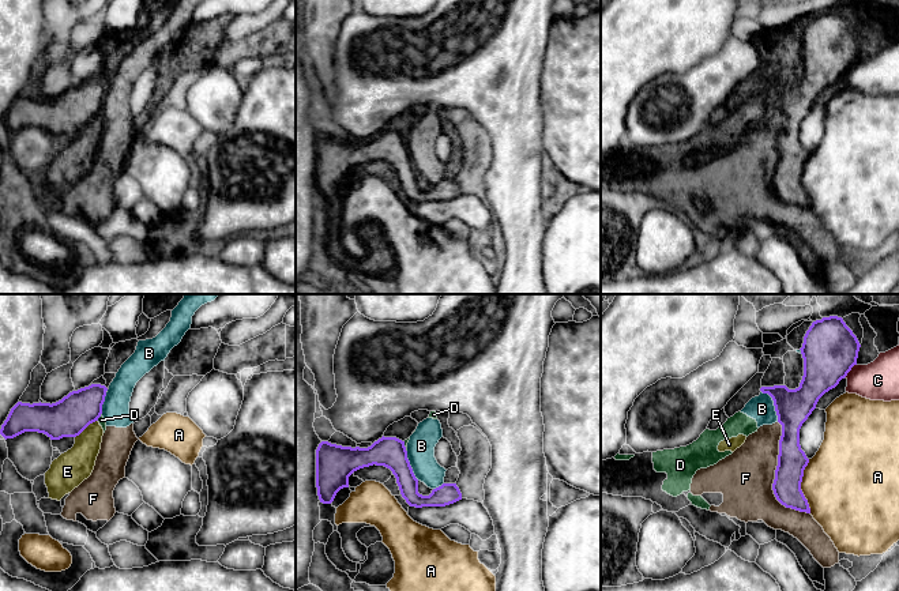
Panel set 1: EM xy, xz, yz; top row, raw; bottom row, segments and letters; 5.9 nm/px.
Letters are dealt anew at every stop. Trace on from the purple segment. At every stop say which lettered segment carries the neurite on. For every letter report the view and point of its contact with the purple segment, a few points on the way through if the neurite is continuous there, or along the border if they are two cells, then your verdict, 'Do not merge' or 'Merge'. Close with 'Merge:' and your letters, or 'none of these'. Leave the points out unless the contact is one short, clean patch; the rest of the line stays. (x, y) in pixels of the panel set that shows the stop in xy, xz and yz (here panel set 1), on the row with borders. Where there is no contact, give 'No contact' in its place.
A: Touches purple at yz (800, 486). Do not merge
B: Touches purple at yz (774, 405). Do not merge
C: Touches purple at yz (850, 369). Do not merge
D: Touches purple at xz (405, 447). Boundary: xz (403, 441), (406, 451). Do not merge
E: Touches purple at xy (86, 426). Do not merge
F: Touches purple at yz (775, 477). Do not merge
Merge: none of these

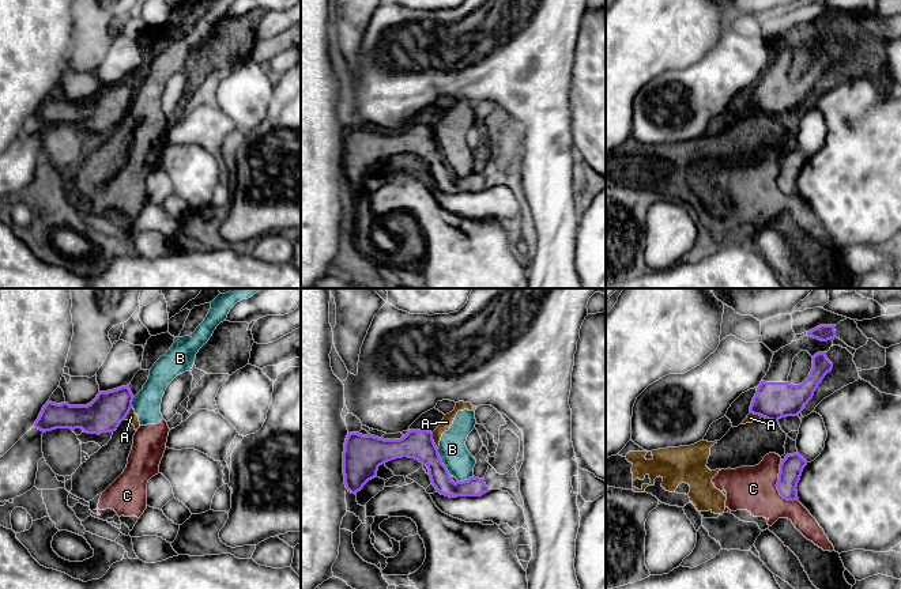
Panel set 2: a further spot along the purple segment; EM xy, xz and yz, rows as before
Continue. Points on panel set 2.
A: Touches purple at xz (433, 441). Boundary: xz (432, 433), (432, 440), (437, 449). Do not merge
B: Touches purple at xz (441, 463). Do not merge
C: Touches purple at yz (776, 484). Do not merge
Merge: none of these

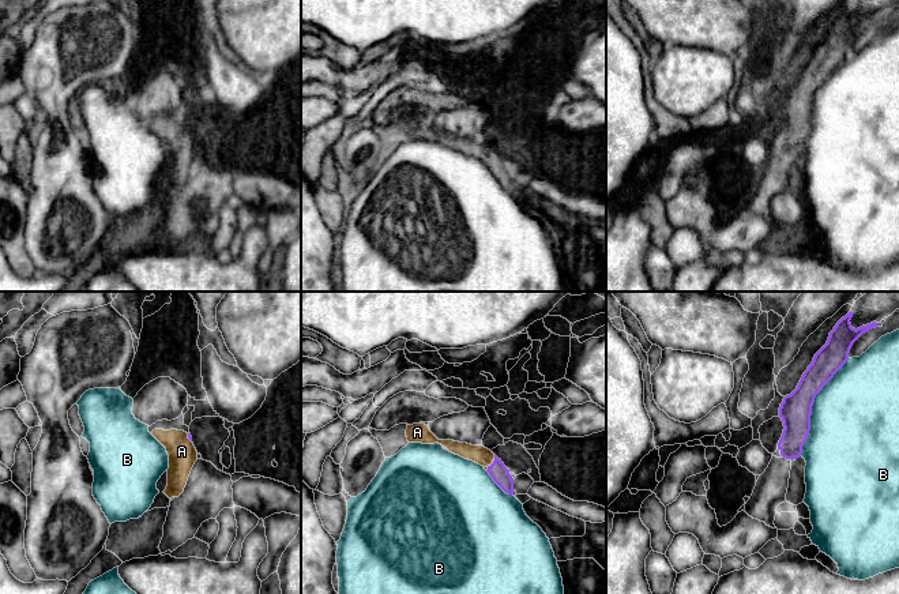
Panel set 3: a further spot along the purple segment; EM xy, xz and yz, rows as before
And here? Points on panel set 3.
A: Touches purple at xz (493, 462). Path across: xz (500, 474), (493, 462), (478, 454). Merge
B: Touches purple at yz (811, 408). Do not merge
Merge: A

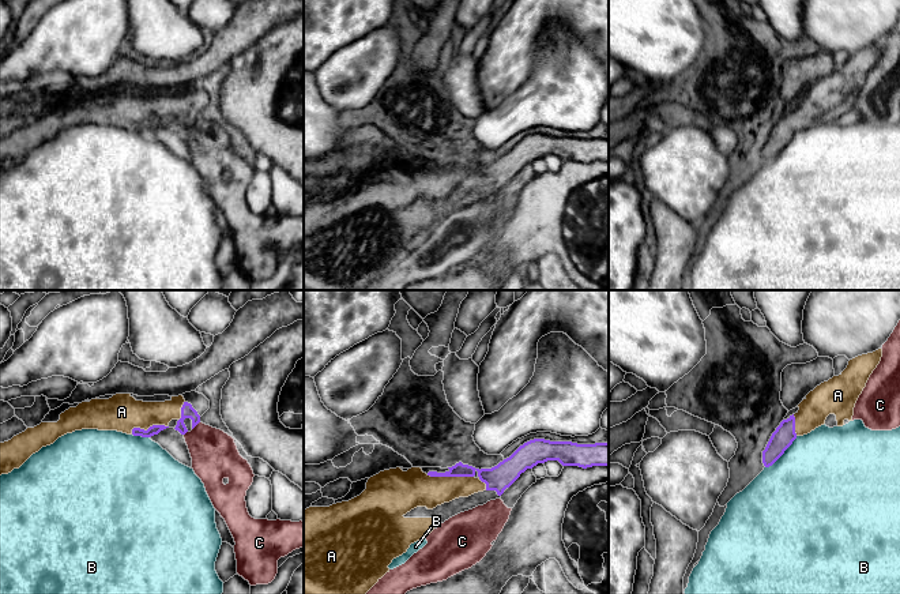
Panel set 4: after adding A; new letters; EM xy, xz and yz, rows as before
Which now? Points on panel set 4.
A: Touches purple at xz (450, 476). Merge
B: Touches purple at yz (782, 454). Do not merge
C: Touches purple at xy (196, 424). Boundary: xy (199, 421), (192, 429). Do not merge
Merge: A

